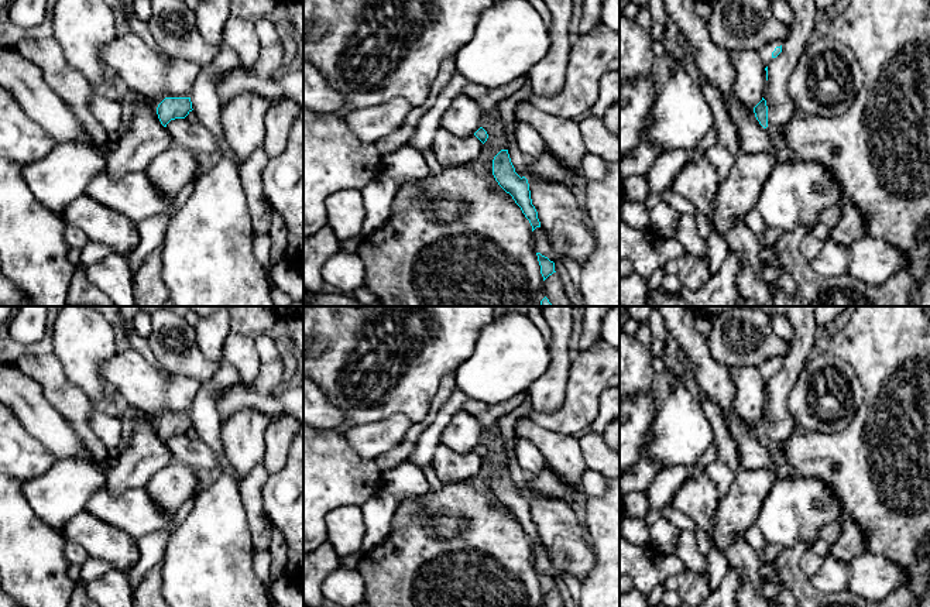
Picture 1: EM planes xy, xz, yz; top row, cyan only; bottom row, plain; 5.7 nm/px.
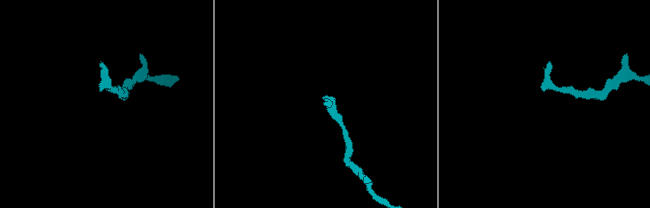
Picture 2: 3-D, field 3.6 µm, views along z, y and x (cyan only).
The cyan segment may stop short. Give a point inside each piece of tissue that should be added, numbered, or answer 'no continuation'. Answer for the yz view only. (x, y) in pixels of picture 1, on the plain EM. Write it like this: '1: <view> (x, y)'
1: yz (767, 366)

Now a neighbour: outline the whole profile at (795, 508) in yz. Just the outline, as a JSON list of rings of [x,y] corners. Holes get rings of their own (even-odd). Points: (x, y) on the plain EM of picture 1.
[[[793,474],[778,480],[765,497],[755,525],[768,542],[790,546],[803,542],[809,548],[820,539],[820,528],[830,522],[847,518],[840,500],[820,479]]]

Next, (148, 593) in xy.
[[[161,562],[144,575],[133,594],[133,607],[168,607],[162,596]]]

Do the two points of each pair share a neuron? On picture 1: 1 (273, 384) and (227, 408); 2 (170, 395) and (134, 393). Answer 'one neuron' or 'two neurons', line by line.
1: two neurons
2: one neuron

